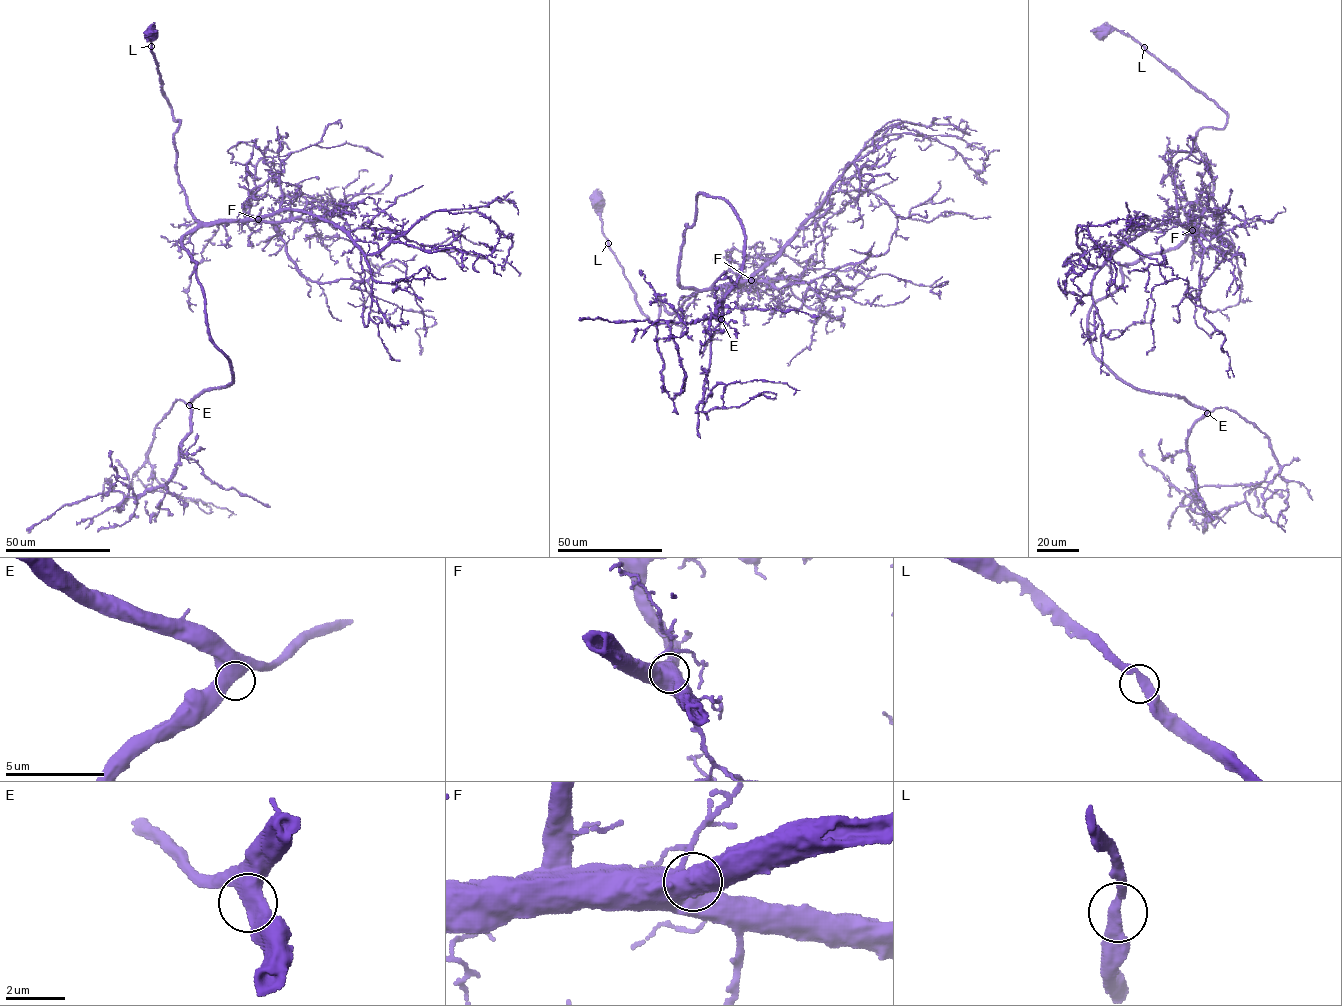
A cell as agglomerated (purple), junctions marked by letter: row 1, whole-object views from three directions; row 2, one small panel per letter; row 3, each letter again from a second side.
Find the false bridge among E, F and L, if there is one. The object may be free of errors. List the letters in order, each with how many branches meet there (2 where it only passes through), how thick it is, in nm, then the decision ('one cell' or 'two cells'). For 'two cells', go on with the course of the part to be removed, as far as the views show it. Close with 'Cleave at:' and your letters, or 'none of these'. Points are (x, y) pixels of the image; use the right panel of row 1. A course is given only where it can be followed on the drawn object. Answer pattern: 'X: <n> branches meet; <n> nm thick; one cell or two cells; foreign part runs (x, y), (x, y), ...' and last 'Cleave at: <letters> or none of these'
E: 2 branches meet; 550 nm thick; one cell
F: 2 branches meet; 600 nm thick; one cell
L: 2 branches meet; 360 nm thick; one cell
Cleave at: none of these

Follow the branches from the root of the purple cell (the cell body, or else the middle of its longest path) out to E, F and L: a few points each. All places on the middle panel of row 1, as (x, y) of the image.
E: (595, 201), (654, 324), (655, 294), (672, 314), (697, 291), (698, 194), (726, 202), (721, 319)
F: (595, 201), (609, 248), (653, 324), (660, 309), (655, 294), (672, 314), (694, 293), (751, 280)
L: (595, 201), (603, 234), (608, 242)

